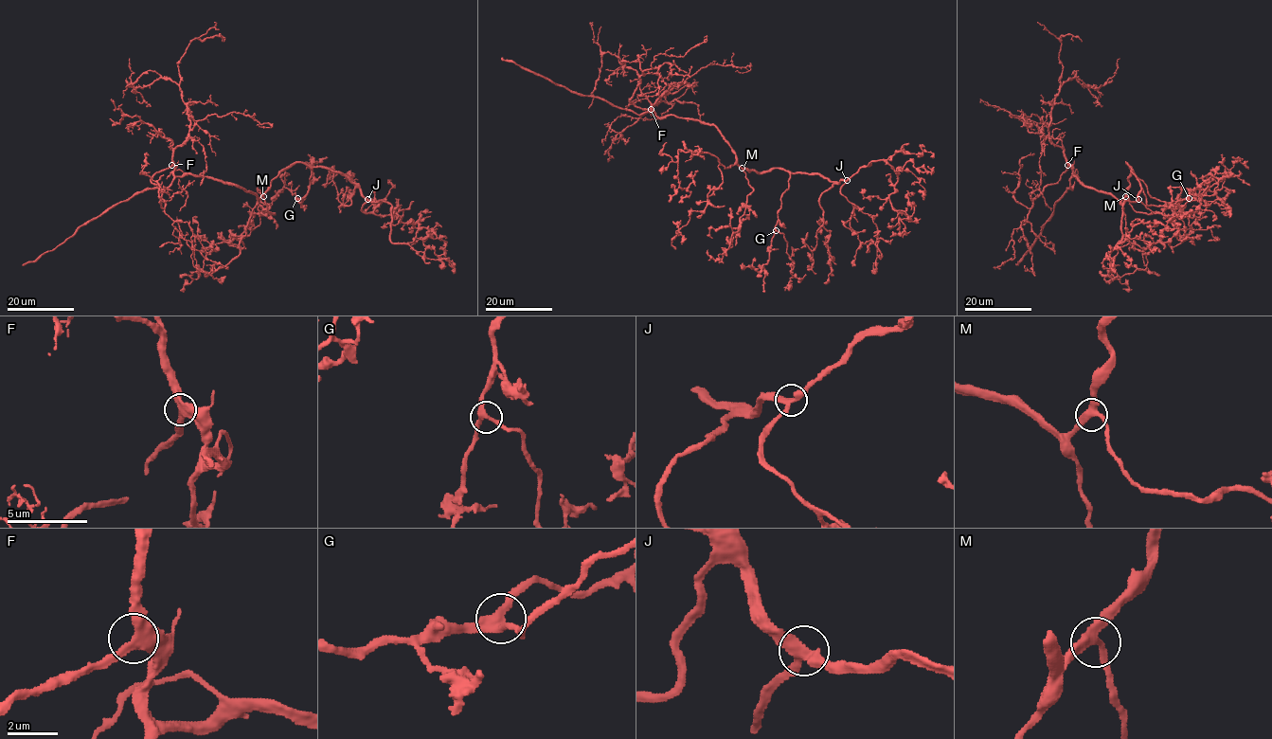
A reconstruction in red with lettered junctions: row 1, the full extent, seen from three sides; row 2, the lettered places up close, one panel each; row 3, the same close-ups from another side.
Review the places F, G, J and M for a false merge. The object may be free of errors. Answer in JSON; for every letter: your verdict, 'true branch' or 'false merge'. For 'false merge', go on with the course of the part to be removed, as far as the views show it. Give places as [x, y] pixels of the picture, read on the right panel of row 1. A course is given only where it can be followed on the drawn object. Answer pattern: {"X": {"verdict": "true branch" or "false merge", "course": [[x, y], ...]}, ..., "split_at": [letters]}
{"F": {"verdict": "true branch"}, "G": {"verdict": "true branch"}, "J": {"verdict": "true branch"}, "M": {"verdict": "true branch"}, "split_at": []}

